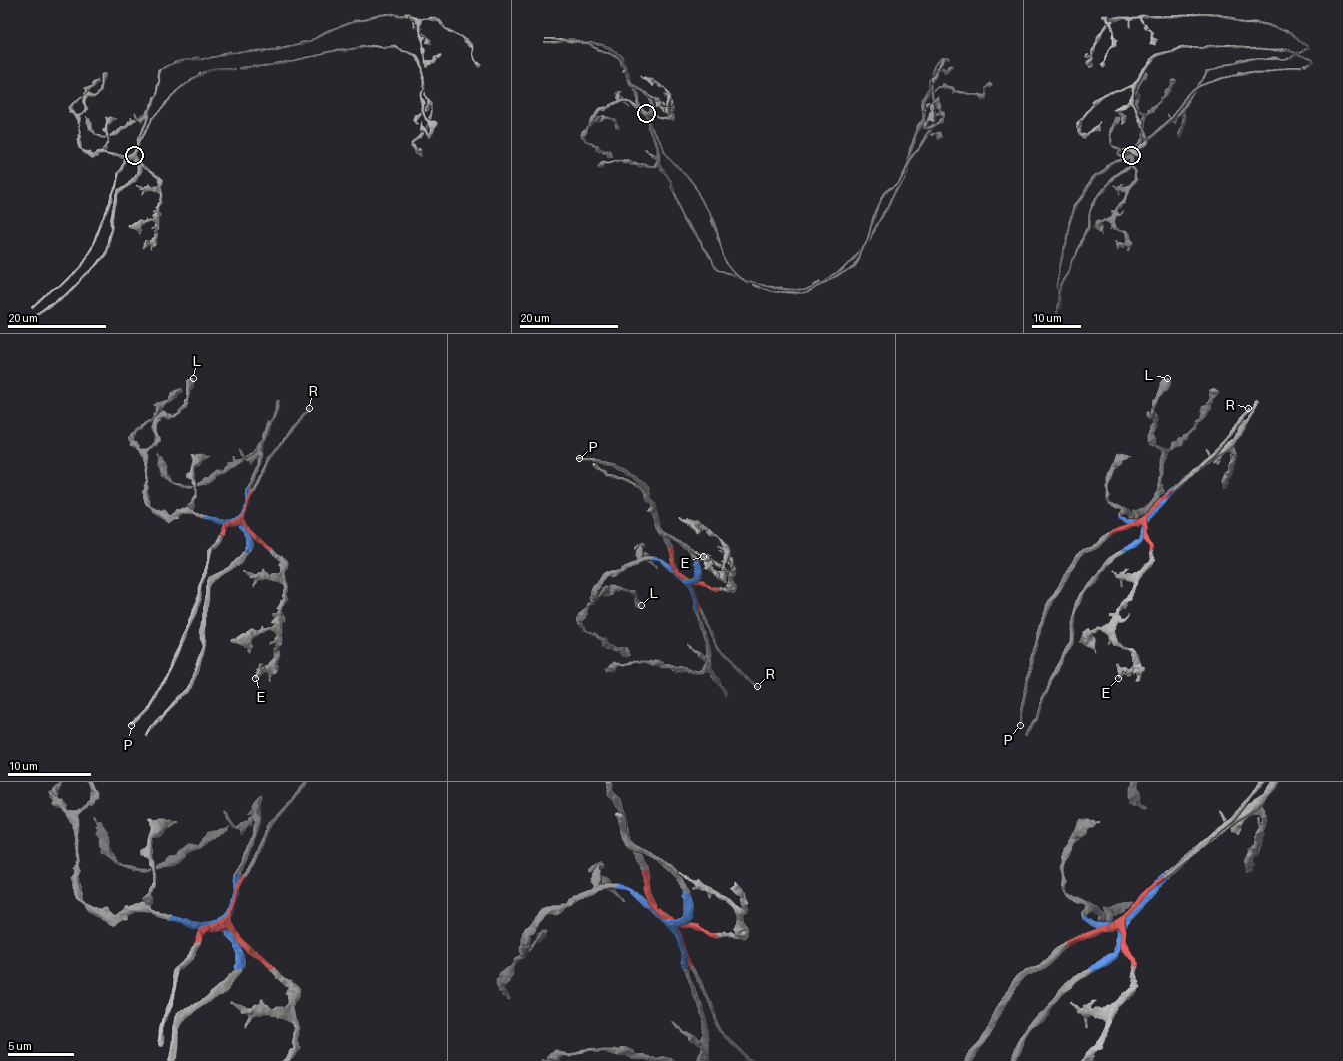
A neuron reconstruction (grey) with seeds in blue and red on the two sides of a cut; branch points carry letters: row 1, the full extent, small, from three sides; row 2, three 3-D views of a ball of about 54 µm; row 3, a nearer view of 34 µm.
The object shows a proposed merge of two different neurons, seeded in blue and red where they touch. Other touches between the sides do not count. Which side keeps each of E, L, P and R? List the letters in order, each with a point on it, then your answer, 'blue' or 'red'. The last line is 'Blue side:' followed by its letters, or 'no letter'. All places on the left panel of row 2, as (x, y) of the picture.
E: at (255, 678); red
L: at (193, 378); blue
P: at (131, 725); red
R: at (309, 408); red
Blue side: L

